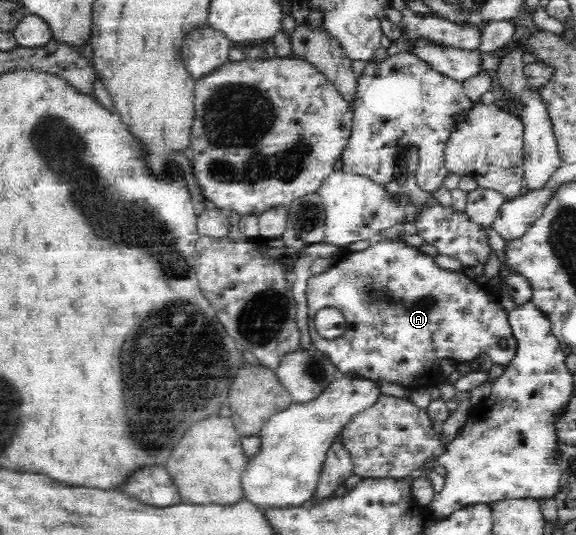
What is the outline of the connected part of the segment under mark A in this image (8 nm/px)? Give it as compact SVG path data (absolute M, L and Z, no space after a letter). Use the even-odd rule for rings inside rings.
M399 237L394 239L374 239L373 243L365 250L358 252L345 253L339 260L337 260L327 272L310 276L307 281L306 288L307 303L308 303L308 328L309 335L316 350L325 354L337 368L339 374L351 374L356 378L363 378L364 380L372 380L374 383L378 381L390 381L401 384L401 386L418 389L428 384L434 384L442 378L440 371L441 363L445 360L451 362L470 362L480 356L486 354L490 357L493 364L500 364L506 366L512 361L517 354L517 343L514 339L514 334L511 331L510 324L508 323L508 314L498 303L498 296L494 295L483 286L480 286L473 279L465 276L464 271L451 272L449 269L439 267L434 260L434 257L427 255L416 247L408 245L404 240ZM322 308L337 308L345 318L346 331L339 338L334 340L326 340L322 338L316 330L314 324L314 317L318 310ZM500 342L506 342L506 348L500 346Z

